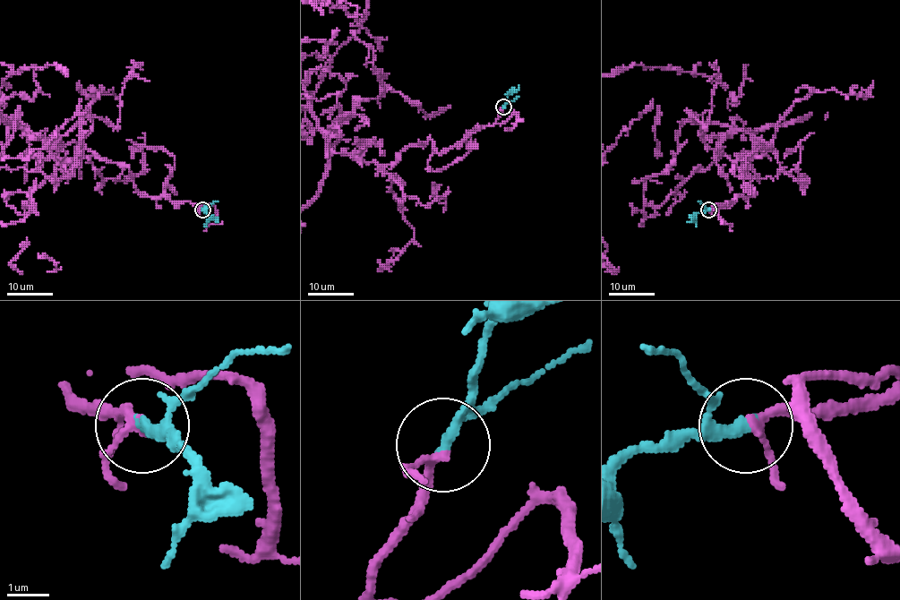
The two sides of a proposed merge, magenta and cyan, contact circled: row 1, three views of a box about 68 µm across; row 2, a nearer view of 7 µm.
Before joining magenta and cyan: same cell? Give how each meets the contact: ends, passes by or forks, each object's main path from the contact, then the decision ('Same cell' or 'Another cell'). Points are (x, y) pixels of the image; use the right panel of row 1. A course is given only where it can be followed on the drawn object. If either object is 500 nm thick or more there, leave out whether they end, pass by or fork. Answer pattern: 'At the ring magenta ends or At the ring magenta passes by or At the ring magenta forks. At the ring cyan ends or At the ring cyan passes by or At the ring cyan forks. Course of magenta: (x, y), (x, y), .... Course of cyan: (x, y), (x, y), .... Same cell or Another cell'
At the ring magenta passes by. At the ring cyan passes by. Course of cyan: (709, 210), (697, 213), (687, 221). Same cell

